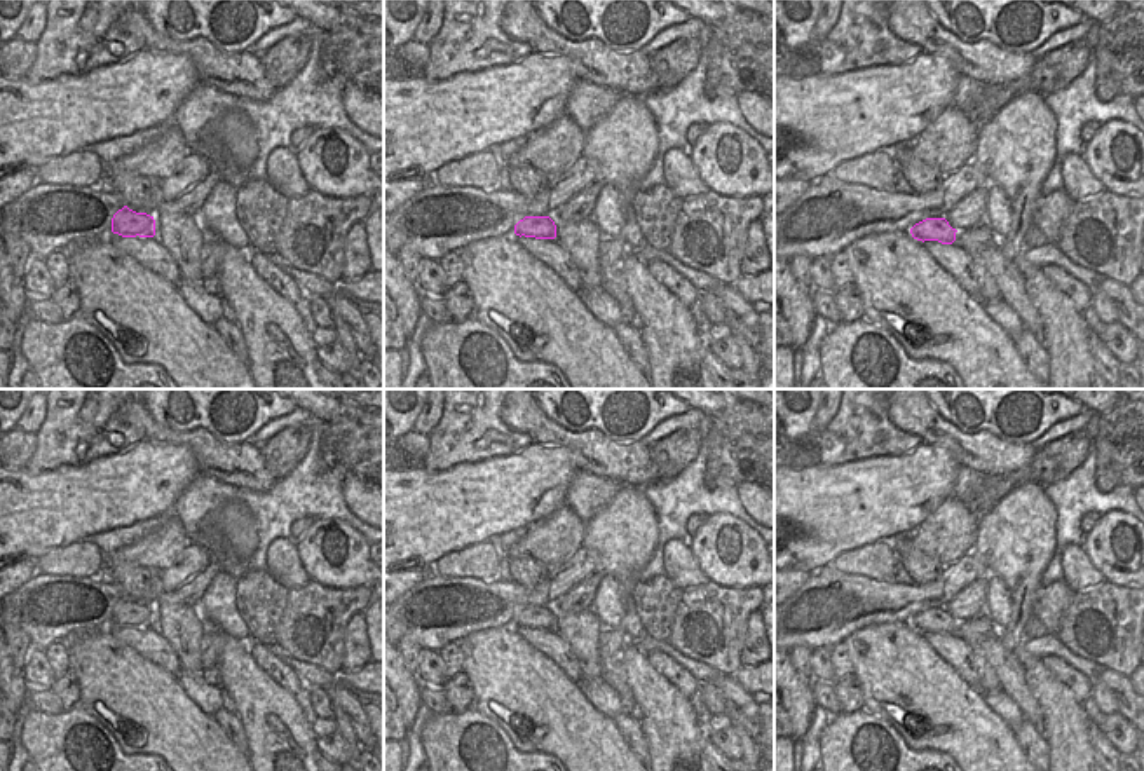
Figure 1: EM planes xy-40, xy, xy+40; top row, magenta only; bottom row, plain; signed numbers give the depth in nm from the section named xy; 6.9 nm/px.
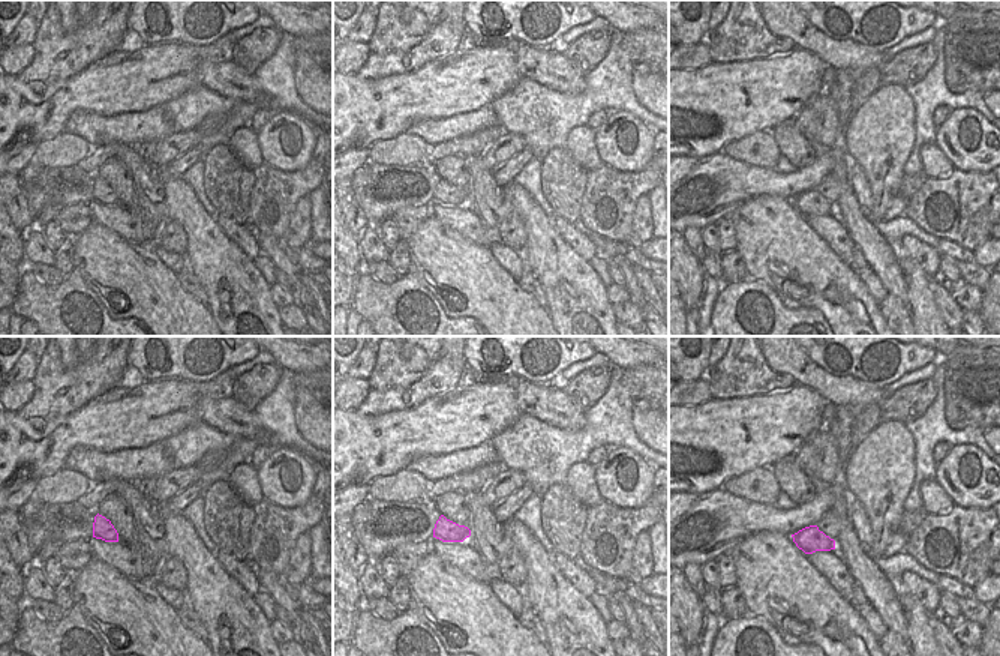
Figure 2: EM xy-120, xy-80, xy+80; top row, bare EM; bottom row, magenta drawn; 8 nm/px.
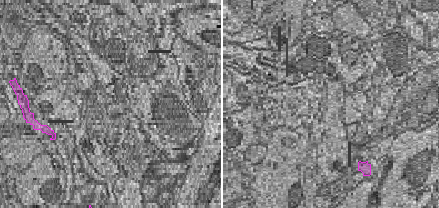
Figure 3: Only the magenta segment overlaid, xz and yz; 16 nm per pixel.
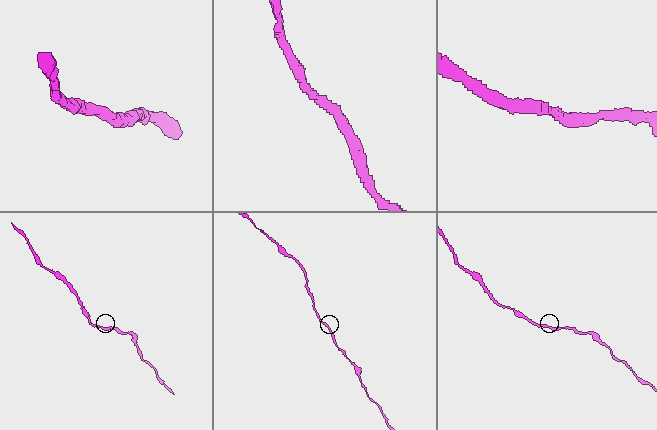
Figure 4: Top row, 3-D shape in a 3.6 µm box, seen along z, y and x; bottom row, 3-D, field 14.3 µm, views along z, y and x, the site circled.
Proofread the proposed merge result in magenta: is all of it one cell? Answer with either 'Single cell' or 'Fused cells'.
Single cell.

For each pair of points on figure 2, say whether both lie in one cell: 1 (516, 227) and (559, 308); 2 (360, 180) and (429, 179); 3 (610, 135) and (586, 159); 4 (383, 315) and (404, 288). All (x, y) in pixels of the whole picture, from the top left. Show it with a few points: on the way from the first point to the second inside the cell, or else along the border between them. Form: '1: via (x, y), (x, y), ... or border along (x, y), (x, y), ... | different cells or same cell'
1: border along (513, 212), (523, 225), (525, 245), (522, 254) | different cells
2: via (377, 200), (420, 198) | same cell
3: border along (594, 129), (595, 152), (603, 164) | different cells
4: via (389, 309), (399, 294) | same cell

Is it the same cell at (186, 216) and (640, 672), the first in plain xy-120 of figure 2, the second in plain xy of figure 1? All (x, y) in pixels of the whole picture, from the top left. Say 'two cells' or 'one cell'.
one cell

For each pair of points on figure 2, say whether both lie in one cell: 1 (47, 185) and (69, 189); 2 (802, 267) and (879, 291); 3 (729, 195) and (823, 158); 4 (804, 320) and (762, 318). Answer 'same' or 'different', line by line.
1: same
2: different
3: same
4: same

